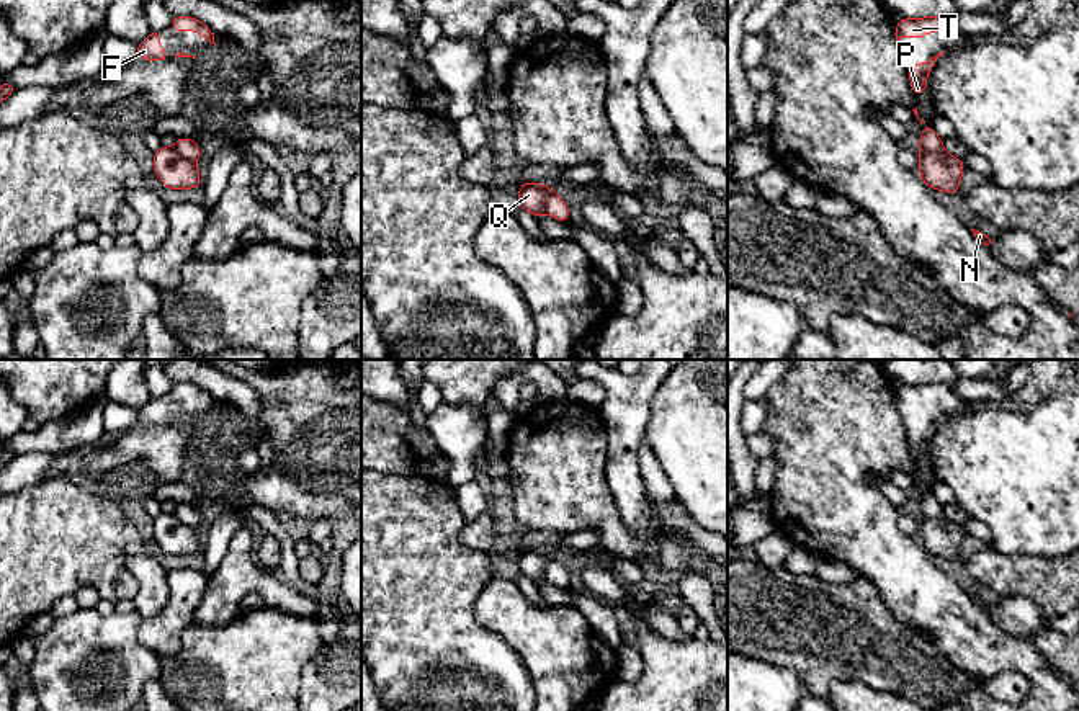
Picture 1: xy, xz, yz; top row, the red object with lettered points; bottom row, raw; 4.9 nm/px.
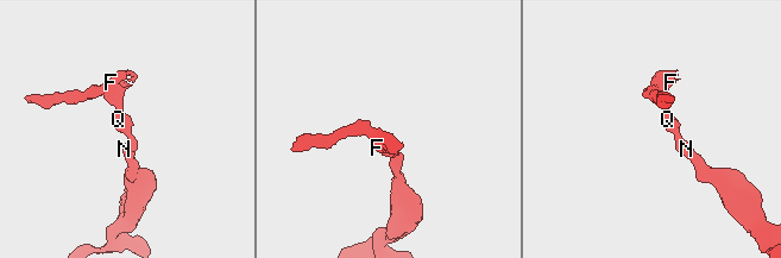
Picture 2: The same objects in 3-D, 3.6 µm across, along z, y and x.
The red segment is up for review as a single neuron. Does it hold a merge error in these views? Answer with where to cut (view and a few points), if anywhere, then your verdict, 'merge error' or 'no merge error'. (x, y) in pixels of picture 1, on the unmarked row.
cut in xz along (551, 554), (543, 577); merge error

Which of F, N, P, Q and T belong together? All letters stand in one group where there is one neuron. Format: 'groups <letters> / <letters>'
groups F P T / N Q

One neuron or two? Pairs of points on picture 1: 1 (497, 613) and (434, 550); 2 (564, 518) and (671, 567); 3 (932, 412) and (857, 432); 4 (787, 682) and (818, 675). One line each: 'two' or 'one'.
1: two
2: one
3: two
4: two

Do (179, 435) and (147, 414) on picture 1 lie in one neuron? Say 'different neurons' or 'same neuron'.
different neurons

